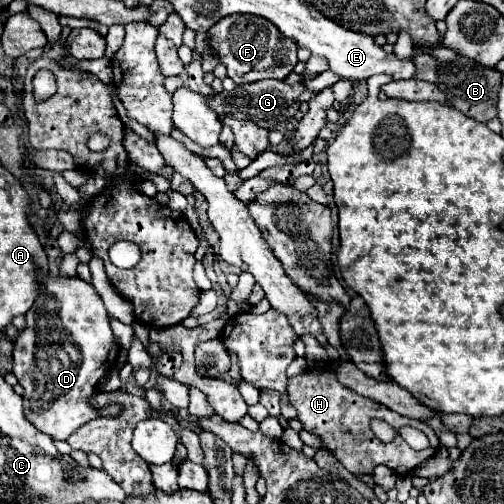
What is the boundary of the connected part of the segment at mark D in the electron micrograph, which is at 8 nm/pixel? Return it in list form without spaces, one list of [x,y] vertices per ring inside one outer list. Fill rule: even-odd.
[[[47,277],[25,319],[27,327],[13,349],[13,373],[25,389],[25,417],[53,439],[67,439],[79,425],[97,417],[89,399],[115,363],[117,343],[107,309],[91,283],[79,277]]]

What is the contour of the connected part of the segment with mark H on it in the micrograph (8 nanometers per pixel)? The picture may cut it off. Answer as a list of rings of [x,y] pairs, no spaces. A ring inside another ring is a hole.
[[[331,365],[309,367],[301,375],[291,377],[289,385],[287,385],[287,395],[289,395],[289,401],[293,403],[293,407],[297,409],[297,419],[303,423],[303,427],[307,431],[319,435],[321,441],[323,441],[323,447],[329,449],[343,463],[343,467],[347,471],[351,471],[351,473],[371,475],[377,465],[387,465],[395,473],[407,475],[407,473],[411,473],[413,467],[417,467],[419,463],[423,463],[429,457],[433,457],[437,453],[439,445],[441,445],[439,437],[435,435],[435,431],[425,421],[415,421],[415,419],[407,419],[403,415],[397,415],[395,411],[389,411],[387,407],[379,405],[377,401],[365,399],[359,393],[355,393],[353,389],[341,385],[337,375],[333,373]],[[371,417],[383,419],[395,429],[399,429],[403,425],[411,425],[415,429],[425,431],[425,435],[431,439],[429,449],[415,451],[399,435],[391,443],[379,441],[373,435],[373,431],[369,429],[369,419]]]

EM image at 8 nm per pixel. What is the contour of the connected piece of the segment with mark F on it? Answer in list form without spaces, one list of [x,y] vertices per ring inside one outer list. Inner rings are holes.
[[[229,15],[221,21],[217,21],[209,29],[209,45],[215,49],[219,61],[227,67],[227,75],[235,83],[251,83],[251,81],[269,79],[269,77],[285,79],[293,71],[293,67],[297,65],[297,43],[293,43],[291,39],[285,39],[273,23],[269,23],[267,19],[261,19],[257,15]]]

